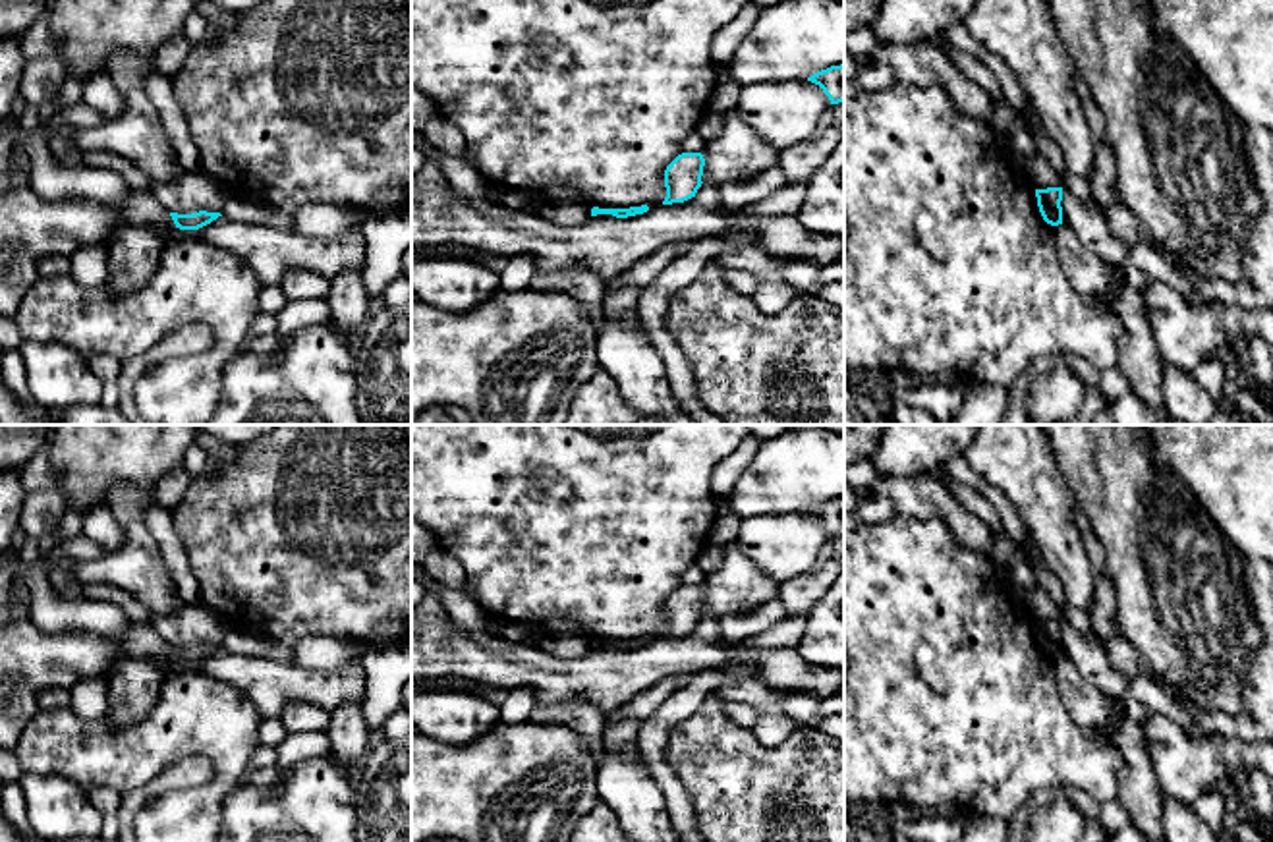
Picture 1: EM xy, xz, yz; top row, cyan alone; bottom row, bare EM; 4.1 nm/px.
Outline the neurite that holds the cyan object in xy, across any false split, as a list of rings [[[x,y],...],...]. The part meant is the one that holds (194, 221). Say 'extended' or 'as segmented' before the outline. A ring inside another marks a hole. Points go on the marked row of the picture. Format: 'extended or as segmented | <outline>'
as segmented | [[[199,210],[199,212],[191,212],[191,214],[170,212],[170,216],[172,216],[176,228],[180,228],[180,230],[199,230],[199,228],[211,224],[212,220],[216,220],[222,214]]]

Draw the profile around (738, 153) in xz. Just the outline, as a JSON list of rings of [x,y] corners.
[[[730,110],[721,135],[703,147],[703,183],[744,183],[777,168],[778,156],[738,114]]]

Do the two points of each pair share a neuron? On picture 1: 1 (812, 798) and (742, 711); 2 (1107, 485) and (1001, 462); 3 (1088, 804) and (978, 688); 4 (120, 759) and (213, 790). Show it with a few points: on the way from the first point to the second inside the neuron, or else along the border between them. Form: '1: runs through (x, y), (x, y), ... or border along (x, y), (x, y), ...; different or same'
1: border along (725, 701), (725, 713), (750, 730); different
2: border along (1049, 445), (1055, 466), (1080, 508); different
3: border along (1080, 788), (1102, 802); different
4: runs through (153, 744), (203, 744), (217, 757); same

